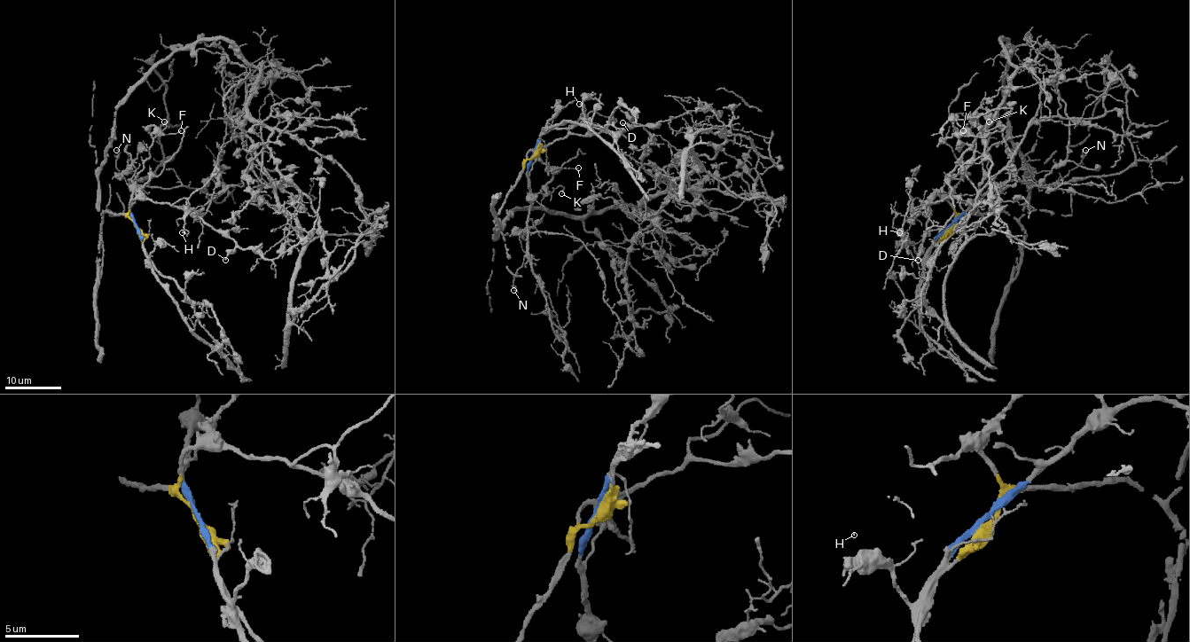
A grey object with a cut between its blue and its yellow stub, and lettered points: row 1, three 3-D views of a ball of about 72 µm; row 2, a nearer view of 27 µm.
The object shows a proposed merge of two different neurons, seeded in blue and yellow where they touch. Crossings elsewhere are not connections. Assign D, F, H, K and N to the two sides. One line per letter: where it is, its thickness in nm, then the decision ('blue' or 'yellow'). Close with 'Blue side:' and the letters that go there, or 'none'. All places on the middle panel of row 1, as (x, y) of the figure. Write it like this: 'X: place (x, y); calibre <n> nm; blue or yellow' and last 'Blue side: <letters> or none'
D: place (622, 122); calibre 140 nm; yellow
F: place (578, 168); calibre 120 nm; blue
H: place (579, 104); calibre 160 nm; yellow
K: place (561, 193); calibre 130 nm; blue
N: place (513, 290); calibre 130 nm; blue
Blue side: F, K, N

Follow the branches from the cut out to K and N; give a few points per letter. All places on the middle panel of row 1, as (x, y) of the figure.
K: (533, 156), (527, 180), (533, 199), (540, 191), (547, 194), (561, 185), (561, 194)
N: (533, 156), (527, 170), (530, 206), (526, 258), (512, 280), (516, 291), (512, 291)

